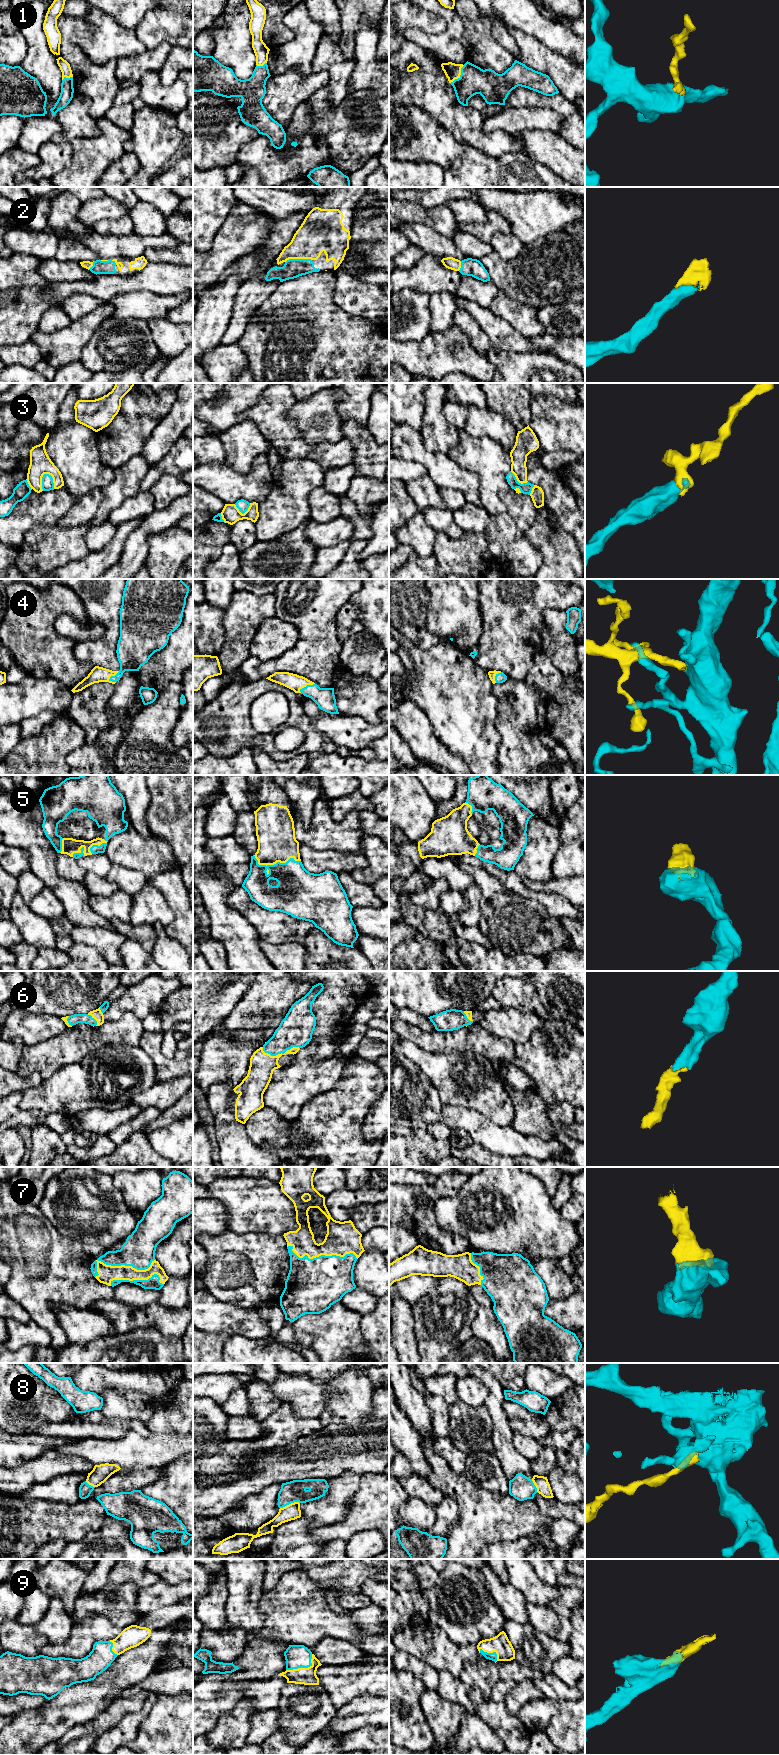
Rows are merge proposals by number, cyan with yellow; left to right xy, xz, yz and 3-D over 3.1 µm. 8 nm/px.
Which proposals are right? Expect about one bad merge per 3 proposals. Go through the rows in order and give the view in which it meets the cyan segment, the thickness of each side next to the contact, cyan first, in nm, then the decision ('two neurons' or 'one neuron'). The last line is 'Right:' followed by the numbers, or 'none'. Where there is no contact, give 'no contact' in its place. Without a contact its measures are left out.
1: yz | 220/130 nm | one neuron
2: xz | 160/300 nm | one neuron
3: xy | 100/170 nm | two neurons
4: xy | 260/130 nm | one neuron
5: xz | 300/300 nm | one neuron
6: xz | 280/200 nm | one neuron
7: xy | 260/140 nm | one neuron
8: xz | 180/130 nm | one neuron
9: xz | 190/140 nm | one neuron
Right: 1, 2, 4, 5, 6, 7, 8, 9

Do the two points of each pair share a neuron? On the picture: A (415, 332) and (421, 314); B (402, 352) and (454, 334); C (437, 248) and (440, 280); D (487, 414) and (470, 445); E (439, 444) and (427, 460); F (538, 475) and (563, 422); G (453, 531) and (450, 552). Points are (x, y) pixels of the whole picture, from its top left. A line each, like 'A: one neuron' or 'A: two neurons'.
A: one neuron
B: one neuron
C: two neurons
D: two neurons
E: two neurons
F: two neurons
G: two neurons

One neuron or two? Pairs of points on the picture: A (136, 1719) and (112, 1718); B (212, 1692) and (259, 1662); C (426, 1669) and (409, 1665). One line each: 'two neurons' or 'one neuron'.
A: two neurons
B: one neuron
C: one neuron

